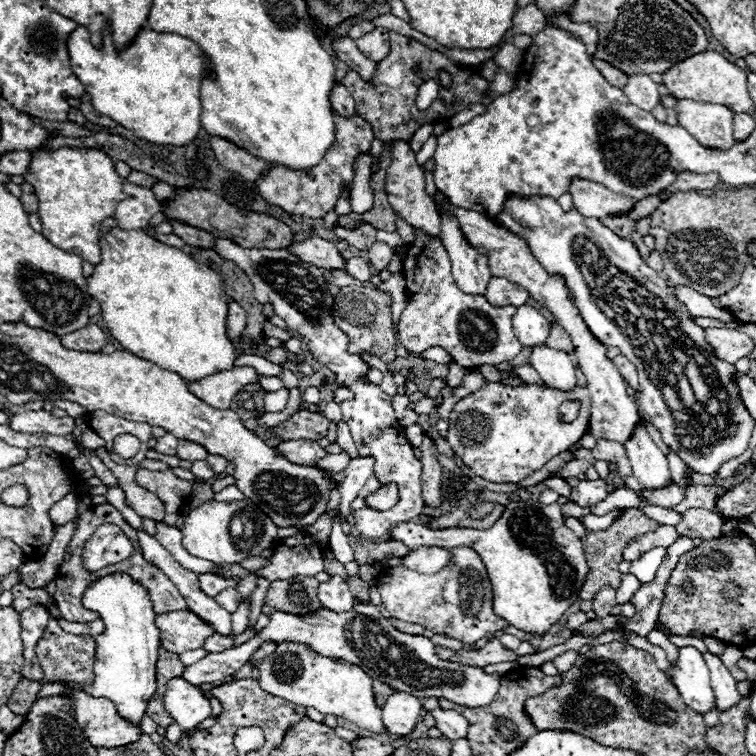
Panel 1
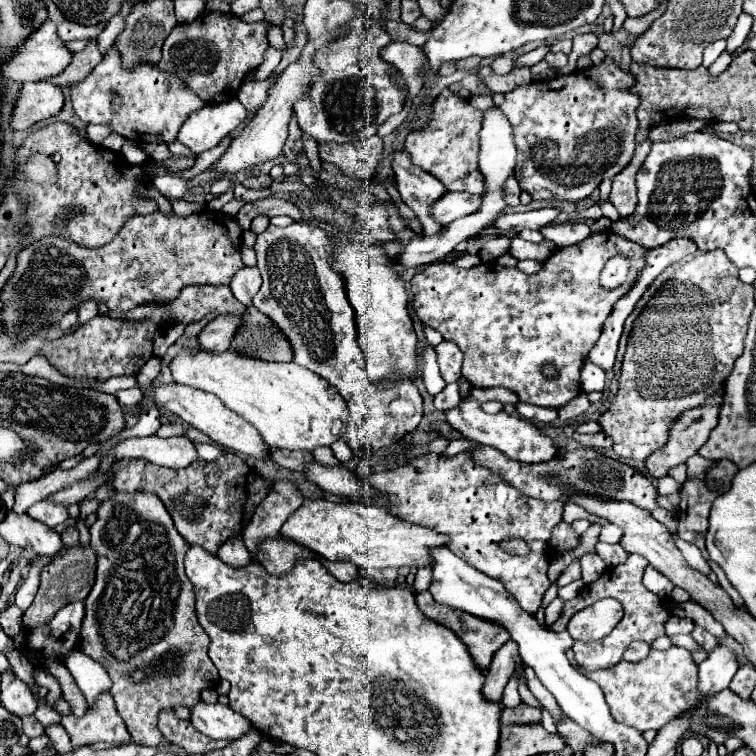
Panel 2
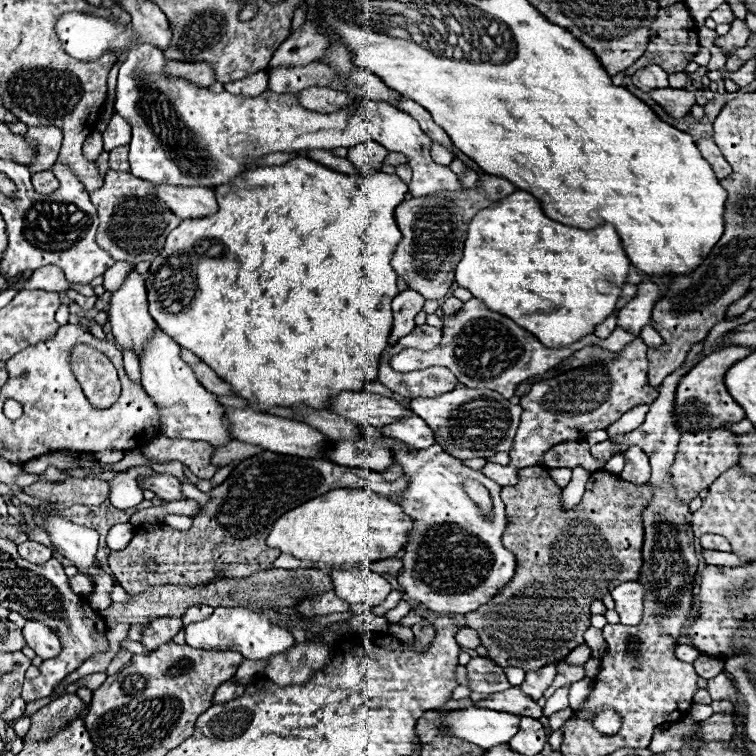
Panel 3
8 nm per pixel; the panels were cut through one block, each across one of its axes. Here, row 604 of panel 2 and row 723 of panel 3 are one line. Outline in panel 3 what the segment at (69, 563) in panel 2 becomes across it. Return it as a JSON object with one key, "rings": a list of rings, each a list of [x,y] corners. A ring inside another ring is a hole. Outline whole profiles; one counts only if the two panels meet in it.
{"rings":[[[64,694],[52,700],[48,706],[40,708],[30,716],[30,732],[28,736],[34,740],[46,740],[56,734],[70,718],[84,718],[80,710],[84,708],[82,700],[76,694]]]}

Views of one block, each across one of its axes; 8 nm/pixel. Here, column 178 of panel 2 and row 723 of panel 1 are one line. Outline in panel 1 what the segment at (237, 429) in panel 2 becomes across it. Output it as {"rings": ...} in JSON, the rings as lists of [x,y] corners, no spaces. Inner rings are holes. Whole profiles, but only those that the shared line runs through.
{"rings":[[[394,692],[382,706],[382,720],[390,734],[410,736],[420,722],[422,704],[416,696],[406,692]]]}

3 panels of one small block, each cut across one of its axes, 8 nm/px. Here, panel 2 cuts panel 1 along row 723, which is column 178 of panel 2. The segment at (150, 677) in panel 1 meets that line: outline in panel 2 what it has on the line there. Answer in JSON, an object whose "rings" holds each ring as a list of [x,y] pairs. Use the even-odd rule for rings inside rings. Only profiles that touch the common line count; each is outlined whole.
{"rings":[[[234,98],[224,104],[210,104],[192,112],[178,132],[178,142],[194,154],[214,148],[226,134],[246,120],[246,108]]]}

